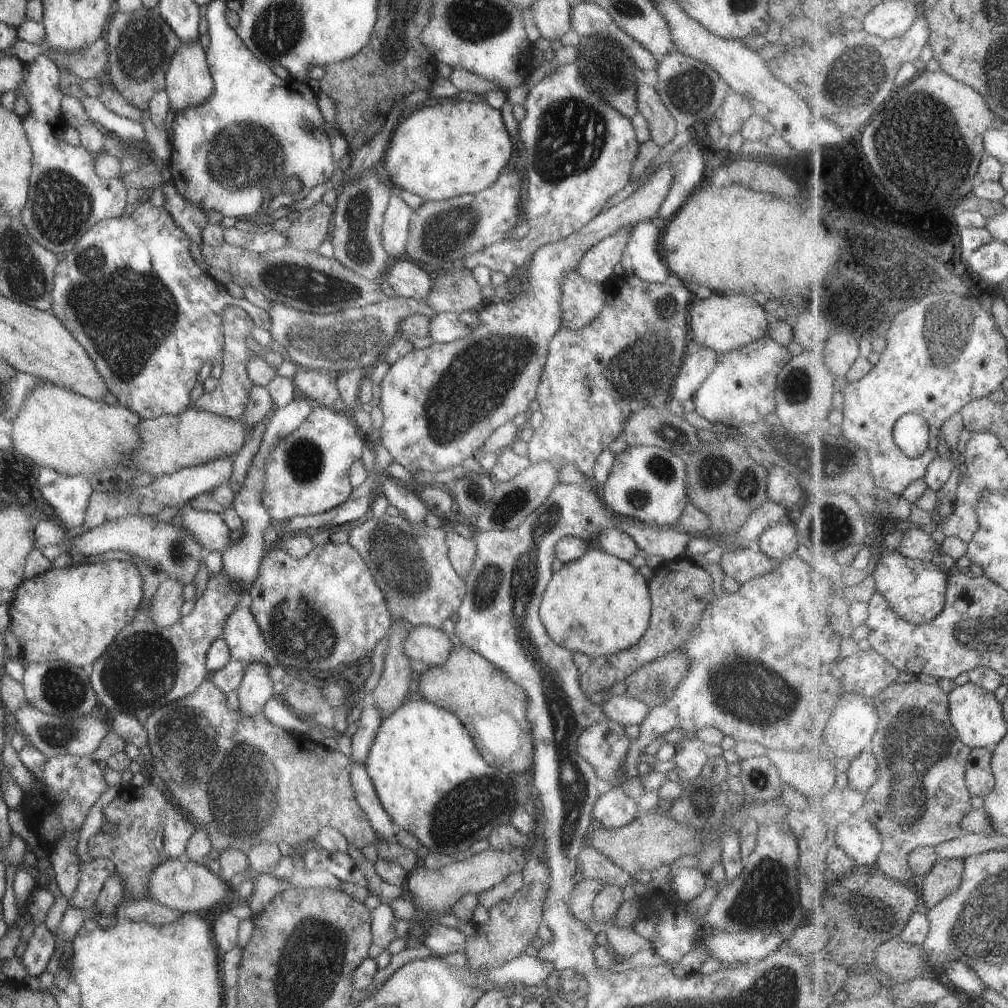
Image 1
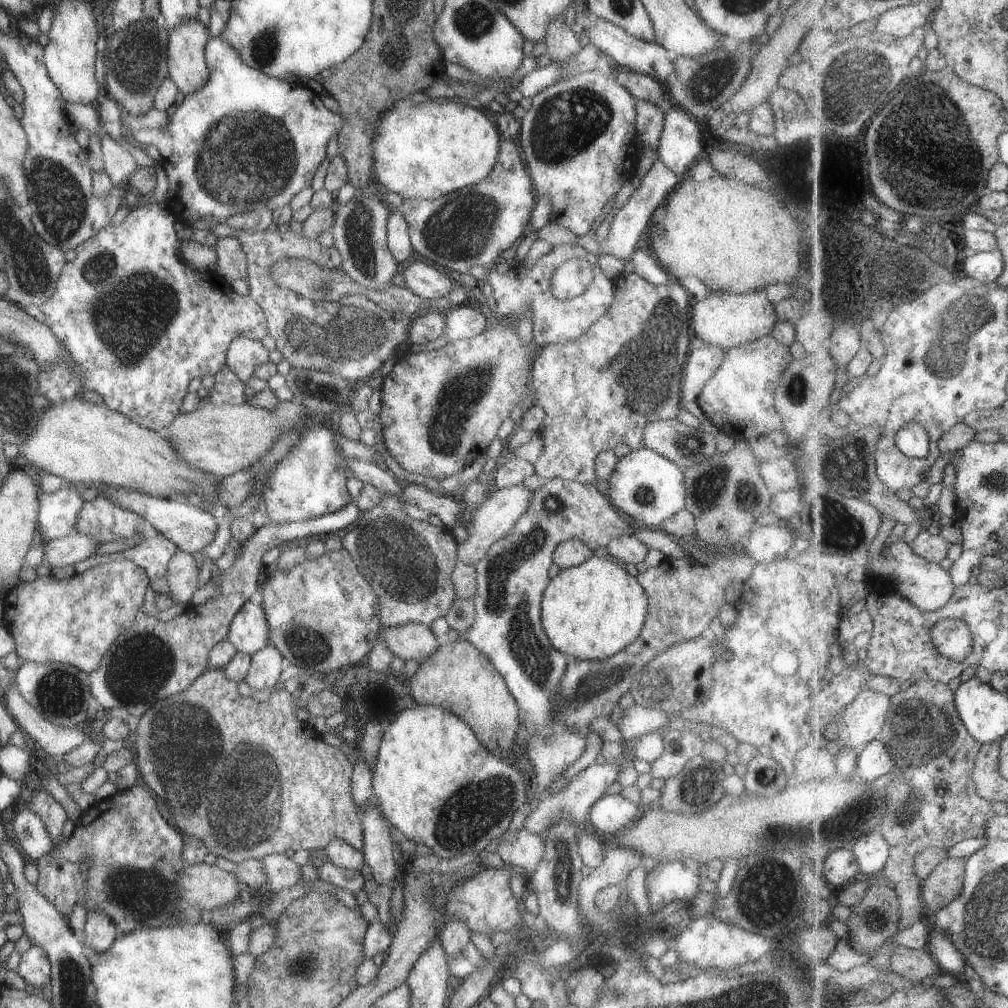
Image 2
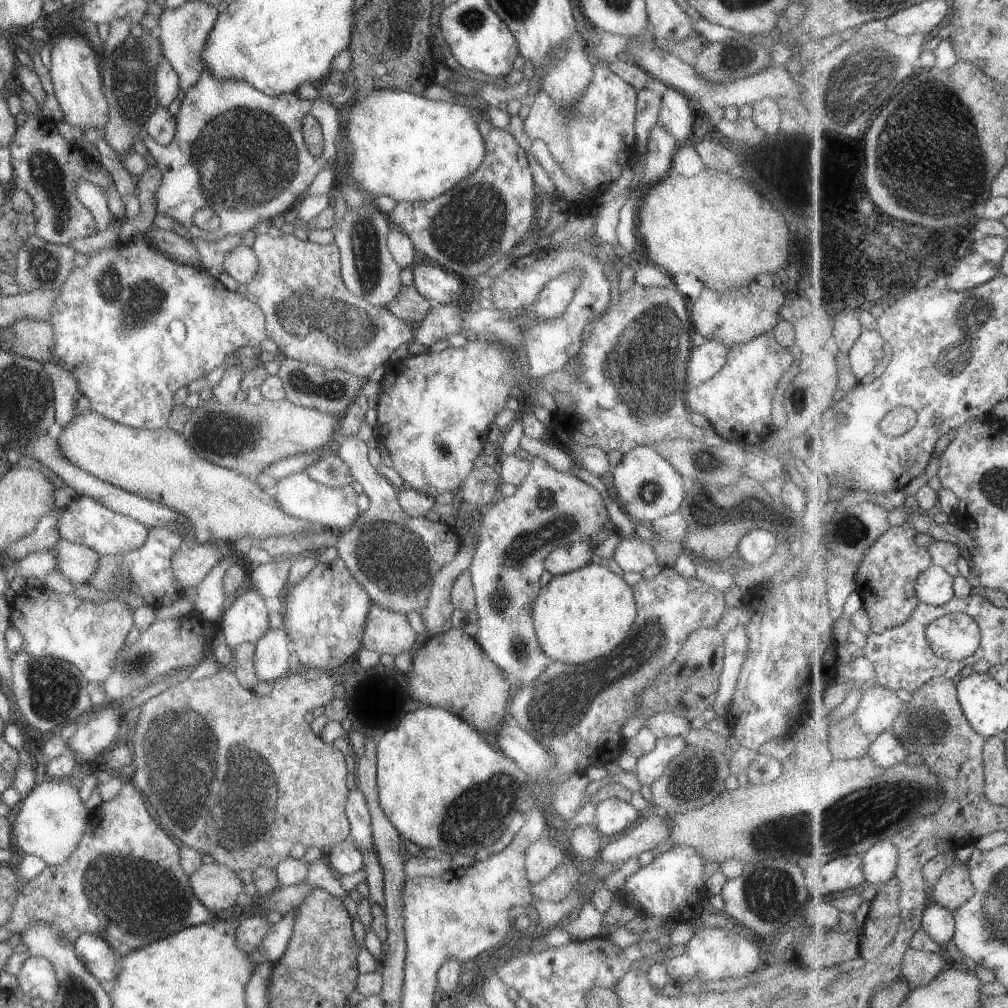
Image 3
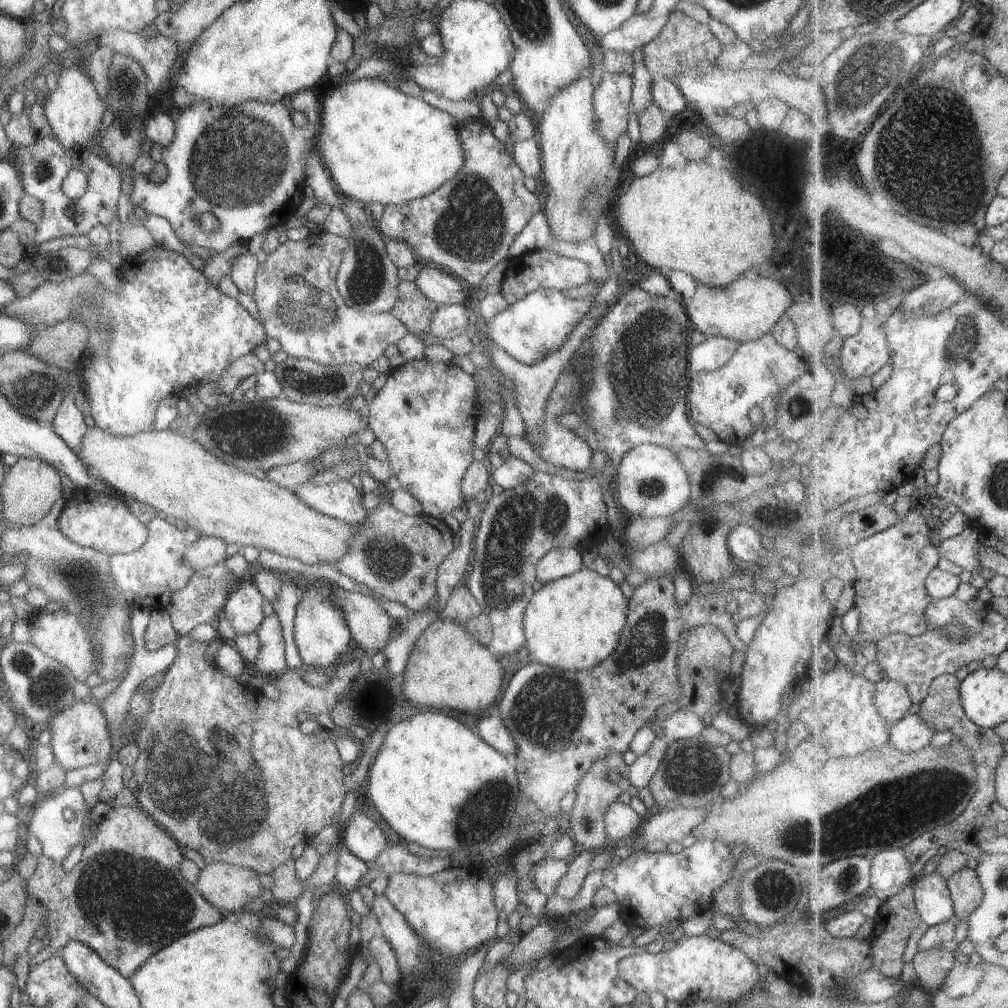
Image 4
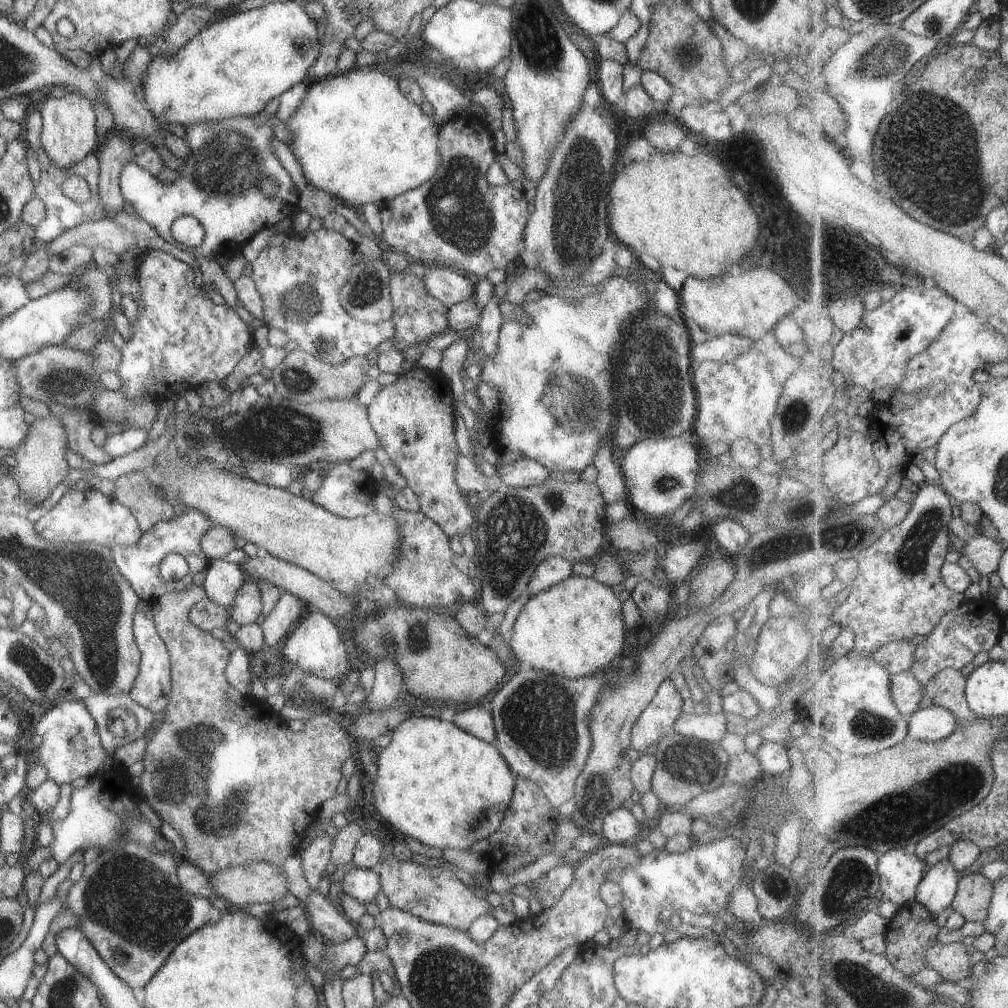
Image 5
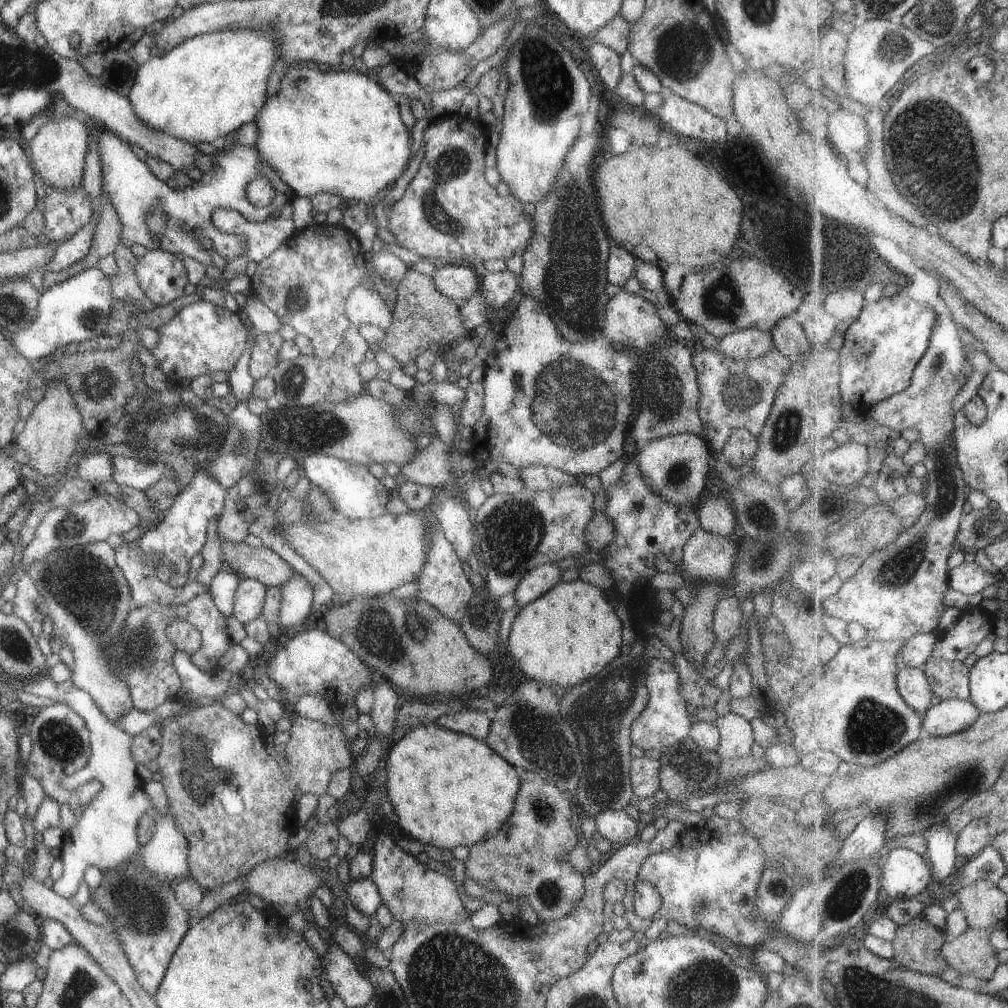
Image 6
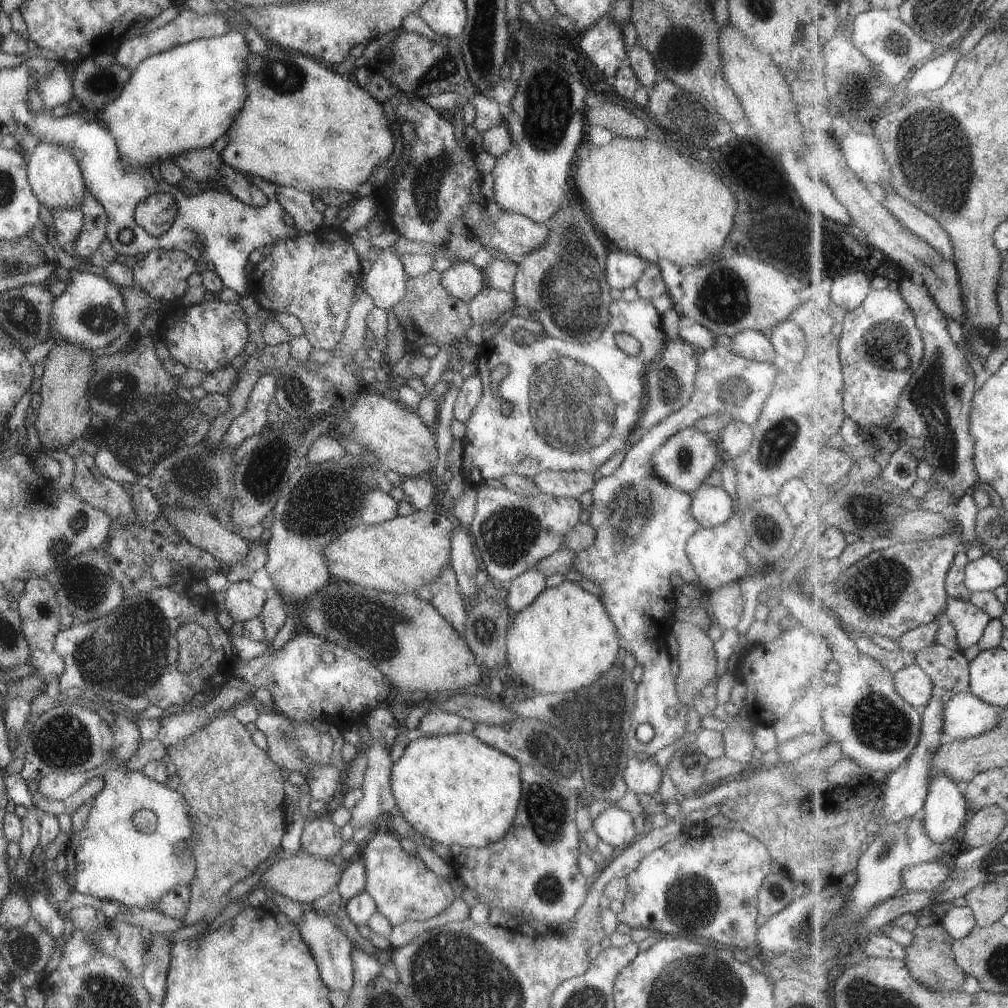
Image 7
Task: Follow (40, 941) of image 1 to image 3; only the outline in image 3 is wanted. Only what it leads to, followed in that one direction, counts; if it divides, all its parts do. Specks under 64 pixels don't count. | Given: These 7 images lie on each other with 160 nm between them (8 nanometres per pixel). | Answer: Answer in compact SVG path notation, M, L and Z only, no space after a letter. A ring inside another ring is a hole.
M29 955L19 968L16 979L19 990L35 1004L52 1001L57 992L57 979L49 959Z

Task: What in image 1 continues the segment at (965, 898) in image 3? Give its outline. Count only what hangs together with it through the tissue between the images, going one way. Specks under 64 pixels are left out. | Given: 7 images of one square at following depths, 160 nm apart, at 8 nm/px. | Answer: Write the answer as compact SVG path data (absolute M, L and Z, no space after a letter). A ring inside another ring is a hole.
M939 859L926 875L921 889L922 909L928 911L961 888L964 860Z

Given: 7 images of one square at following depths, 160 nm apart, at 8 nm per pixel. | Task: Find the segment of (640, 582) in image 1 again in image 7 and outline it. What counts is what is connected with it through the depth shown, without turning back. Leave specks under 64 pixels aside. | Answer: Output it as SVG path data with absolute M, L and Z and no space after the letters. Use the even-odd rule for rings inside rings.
M533 567L525 570L520 576L517 576L516 579L506 585L505 589L507 591L507 596L503 598L508 607L508 611L512 613L511 620L509 621L510 624L504 635L506 663L507 666L521 678L522 682L531 688L534 695L539 693L571 692L571 690L576 690L580 687L592 684L597 680L597 676L601 676L603 672L609 670L609 668L620 659L622 653L619 647L615 626L613 626L613 622L609 620L609 616L607 616L607 612L605 612L605 608L603 608L603 604L601 604L599 598L593 596L590 592L587 592L587 590L580 588L577 583L569 581L563 581L553 588L546 588L545 579L546 577L537 570L534 570Z

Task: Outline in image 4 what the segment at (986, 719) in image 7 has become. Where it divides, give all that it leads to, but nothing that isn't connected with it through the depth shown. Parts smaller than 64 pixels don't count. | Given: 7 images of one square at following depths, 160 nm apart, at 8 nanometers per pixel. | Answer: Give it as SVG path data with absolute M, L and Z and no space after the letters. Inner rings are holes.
M908 714L894 724L891 724L889 731L889 742L873 748L873 750L881 750L885 746L895 746L899 752L917 752L929 747L934 741L935 728L931 728L921 714Z

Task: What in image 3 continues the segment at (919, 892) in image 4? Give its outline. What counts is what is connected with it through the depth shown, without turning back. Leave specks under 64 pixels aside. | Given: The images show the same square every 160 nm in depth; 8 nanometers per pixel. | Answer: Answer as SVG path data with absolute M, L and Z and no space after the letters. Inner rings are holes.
M931 899L922 916L922 928L940 944L941 950L945 950L956 931L954 912Z

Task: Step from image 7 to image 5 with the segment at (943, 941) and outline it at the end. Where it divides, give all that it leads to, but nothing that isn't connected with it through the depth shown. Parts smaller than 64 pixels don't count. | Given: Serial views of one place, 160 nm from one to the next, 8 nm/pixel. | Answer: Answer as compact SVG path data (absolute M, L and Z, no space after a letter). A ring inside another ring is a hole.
M913 900L910 904L902 905L890 920L885 935L887 944L885 956L905 976L913 977L917 972L928 968L925 962L925 952L934 943L936 936L939 940L939 924L935 920L936 916L916 900Z

